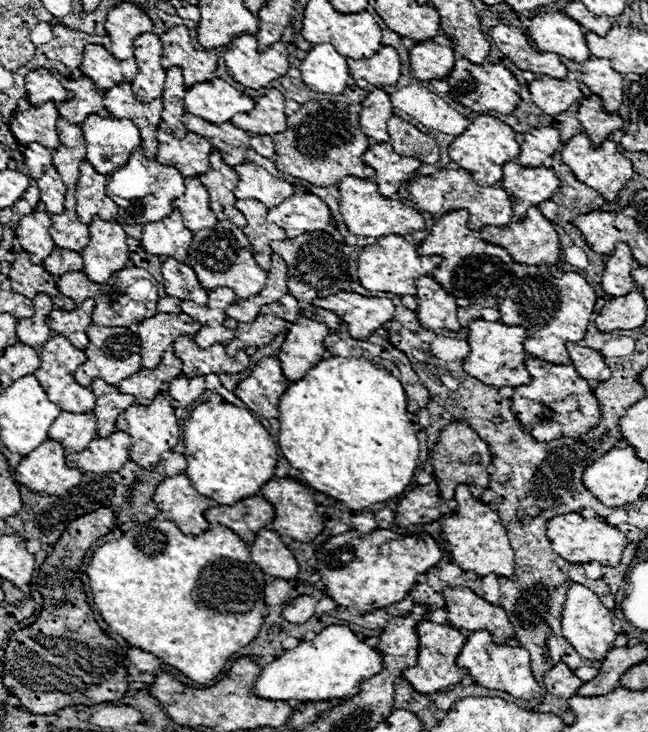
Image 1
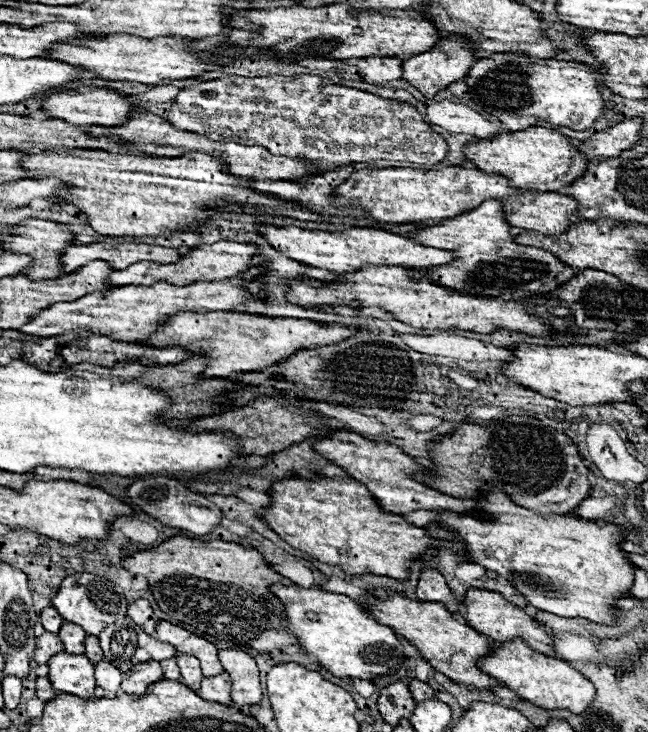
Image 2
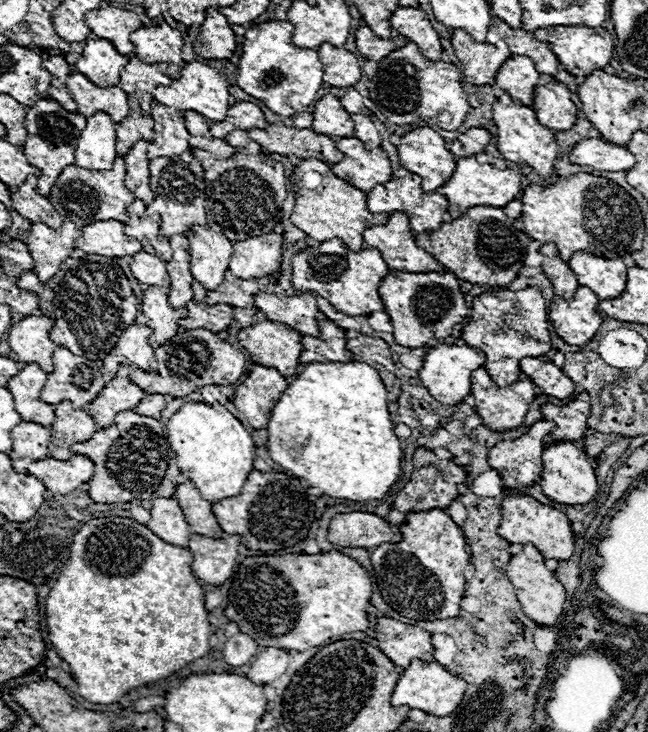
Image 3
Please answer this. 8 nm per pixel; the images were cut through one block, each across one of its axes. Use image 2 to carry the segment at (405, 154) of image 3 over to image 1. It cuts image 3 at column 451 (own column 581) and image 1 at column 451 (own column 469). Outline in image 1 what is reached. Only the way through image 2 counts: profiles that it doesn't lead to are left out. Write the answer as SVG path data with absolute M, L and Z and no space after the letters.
M478 116L468 126L468 132L464 132L464 136L454 138L448 148L448 154L452 162L468 170L480 186L492 186L502 180L502 166L520 154L520 146L516 142L516 132L508 124L494 116Z

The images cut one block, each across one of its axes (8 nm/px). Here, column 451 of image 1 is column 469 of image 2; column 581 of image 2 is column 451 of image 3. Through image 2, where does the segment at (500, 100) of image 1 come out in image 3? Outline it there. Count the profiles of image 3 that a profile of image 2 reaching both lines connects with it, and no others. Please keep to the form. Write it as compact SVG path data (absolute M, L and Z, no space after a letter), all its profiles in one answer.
M408 42L406 46L388 54L386 60L378 62L370 100L382 106L386 110L382 114L398 126L426 122L444 130L458 130L470 112L470 102L462 88L462 72L454 64L424 58L414 42Z

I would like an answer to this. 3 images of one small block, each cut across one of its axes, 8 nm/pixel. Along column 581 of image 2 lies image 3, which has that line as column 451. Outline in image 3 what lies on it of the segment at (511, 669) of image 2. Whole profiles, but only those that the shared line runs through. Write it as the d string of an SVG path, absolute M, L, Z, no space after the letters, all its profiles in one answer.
M416 658L400 676L400 682L396 684L394 694L392 694L392 706L408 704L410 708L420 708L420 710L424 710L428 714L436 714L436 716L452 714L460 706L460 700L464 698L466 686L468 684L462 678L450 674L442 664L424 662L420 658Z

